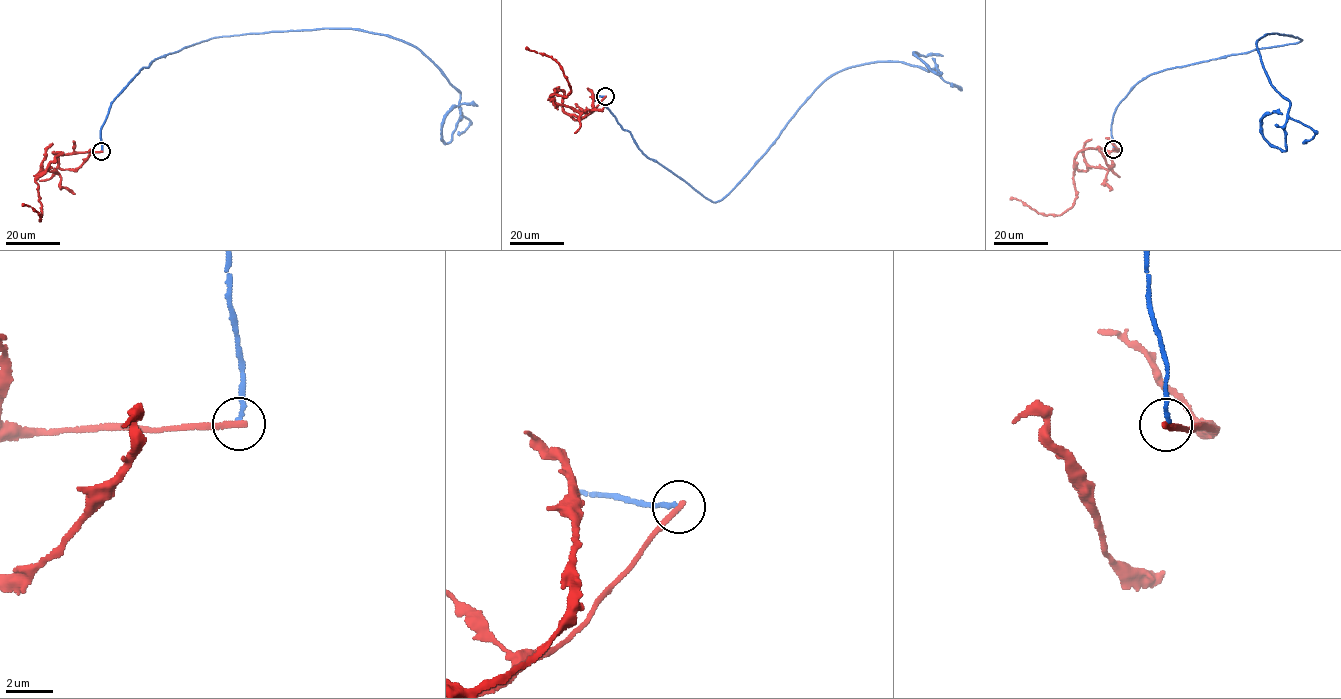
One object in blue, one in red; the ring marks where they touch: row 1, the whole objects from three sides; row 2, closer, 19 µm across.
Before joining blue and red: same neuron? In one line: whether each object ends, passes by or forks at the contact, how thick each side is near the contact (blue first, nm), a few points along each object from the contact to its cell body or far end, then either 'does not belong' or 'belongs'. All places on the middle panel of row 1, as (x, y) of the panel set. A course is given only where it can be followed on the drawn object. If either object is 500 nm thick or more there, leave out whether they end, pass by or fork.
blue ends | red ends | 170/240 nm | blue via (605, 97), (591, 94), (643, 154), (714, 202), (829, 77), (872, 62), (940, 74), (913, 54), (943, 56) | red via (605, 97), (574, 120), (564, 110), (563, 91), (551, 95), (570, 94), (562, 67), (526, 47) | does not belong

